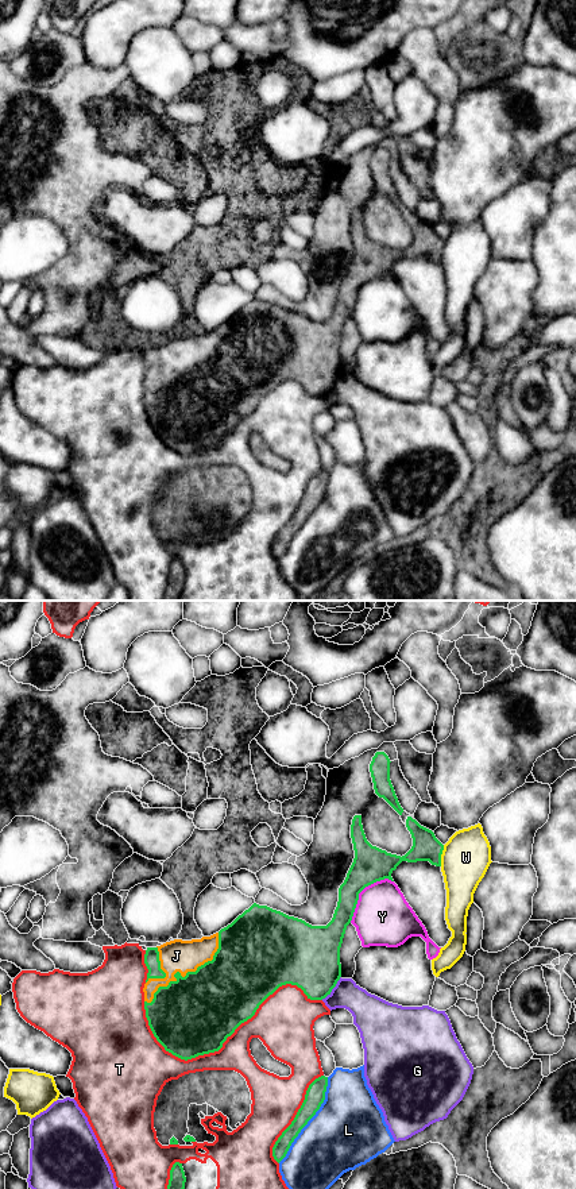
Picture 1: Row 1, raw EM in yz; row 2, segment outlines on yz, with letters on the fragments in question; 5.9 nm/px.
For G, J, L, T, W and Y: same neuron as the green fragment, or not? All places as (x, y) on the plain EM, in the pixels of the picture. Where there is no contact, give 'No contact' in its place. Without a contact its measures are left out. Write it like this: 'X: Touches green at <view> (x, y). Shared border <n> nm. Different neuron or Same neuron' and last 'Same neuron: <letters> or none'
G: Touches green at yz (333, 382). Shared border 180 nm. Different neuron
J: Touches green at yz (186, 370). Shared border 600 nm. Same neuron
L: Touches green at yz (309, 514). Shared border 600 nm. Different neuron
T: Touches green at yz (224, 436). Shared border 1050 nm. Different neuron
W: Touches green at yz (440, 251). Shared border 130 nm. Different neuron
Y: Touches green at yz (362, 285). Shared border 360 nm. Different neuron
Same neuron: J

